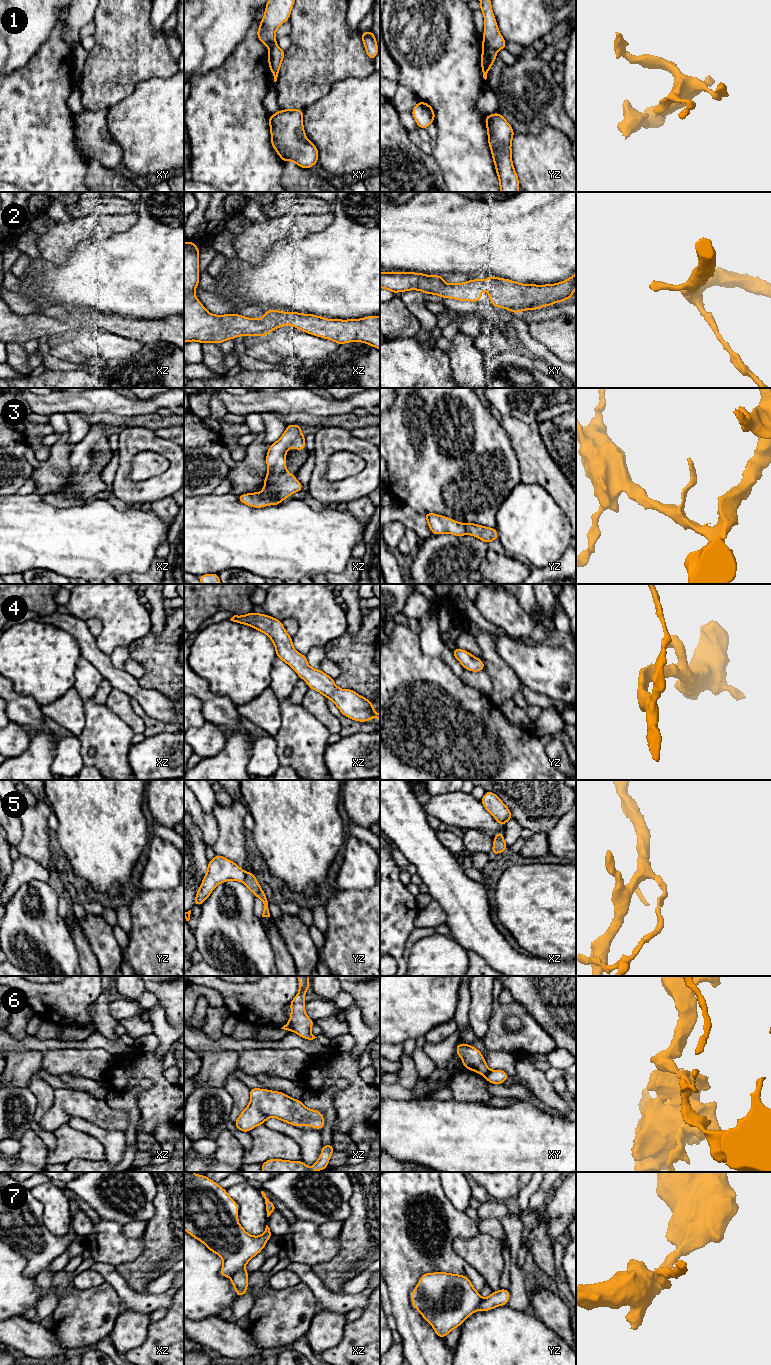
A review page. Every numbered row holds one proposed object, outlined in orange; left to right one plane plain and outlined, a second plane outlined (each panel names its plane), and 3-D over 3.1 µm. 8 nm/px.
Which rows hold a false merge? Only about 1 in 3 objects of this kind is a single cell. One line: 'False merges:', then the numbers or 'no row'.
False merges: 1, 5, 6, 7

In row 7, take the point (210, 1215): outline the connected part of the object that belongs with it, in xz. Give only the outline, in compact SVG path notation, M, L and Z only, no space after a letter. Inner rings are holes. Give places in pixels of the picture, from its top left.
M184 1172L184 1230L223 1259L223 1277L244 1268L272 1236L267 1225L262 1235L249 1235L238 1222L238 1211L237 1203L218 1183Z

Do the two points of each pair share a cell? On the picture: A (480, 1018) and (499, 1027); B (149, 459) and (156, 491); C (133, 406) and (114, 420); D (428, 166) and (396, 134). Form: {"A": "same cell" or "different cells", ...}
{"A": "different cells", "B": "different cells", "C": "different cells", "D": "same cell"}

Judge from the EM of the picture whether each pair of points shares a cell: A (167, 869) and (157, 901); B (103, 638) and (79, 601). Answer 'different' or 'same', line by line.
A: different
B: same

